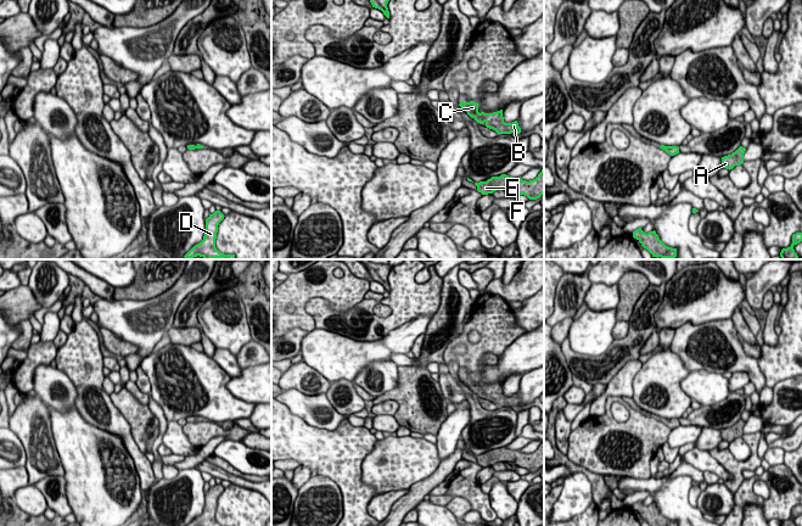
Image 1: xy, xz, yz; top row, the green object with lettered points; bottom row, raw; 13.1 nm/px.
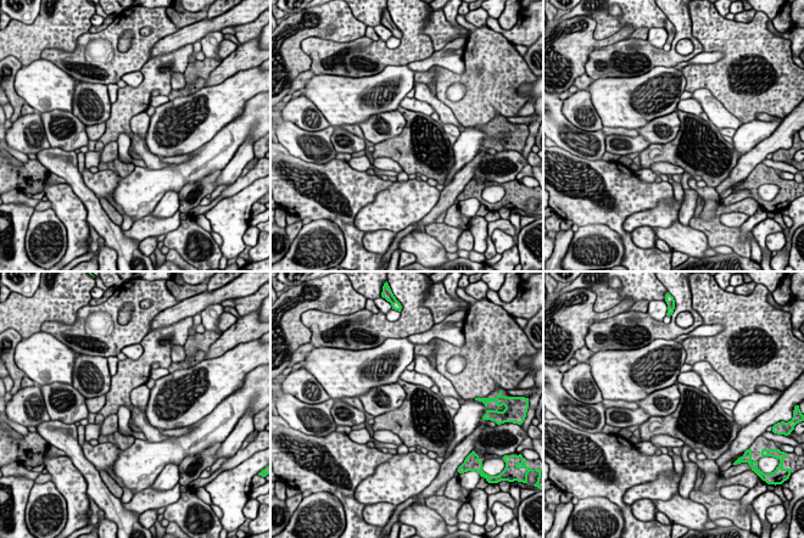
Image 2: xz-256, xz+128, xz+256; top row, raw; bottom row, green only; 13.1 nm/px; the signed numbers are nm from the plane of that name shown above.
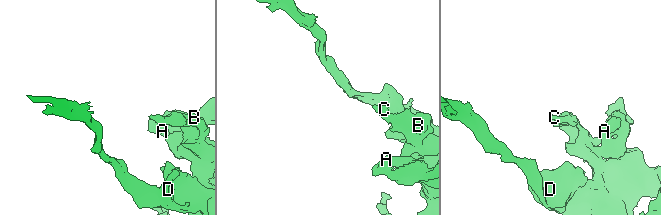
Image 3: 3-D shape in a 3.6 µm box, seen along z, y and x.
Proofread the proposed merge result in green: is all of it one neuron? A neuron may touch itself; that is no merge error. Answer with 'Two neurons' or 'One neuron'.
One neuron

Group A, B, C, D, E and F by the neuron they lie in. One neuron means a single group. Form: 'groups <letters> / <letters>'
groups A B C D E F

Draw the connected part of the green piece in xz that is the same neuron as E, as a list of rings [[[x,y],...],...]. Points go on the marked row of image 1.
[[[544,170],[533,180],[526,181],[520,178],[512,178],[506,174],[492,177],[487,181],[473,183],[477,191],[482,195],[493,194],[497,190],[514,189],[517,194],[527,196],[529,200],[537,200],[544,194]]]

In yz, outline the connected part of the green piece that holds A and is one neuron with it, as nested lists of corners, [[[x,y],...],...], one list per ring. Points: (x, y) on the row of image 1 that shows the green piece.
[[[740,146],[735,152],[731,155],[722,157],[722,167],[727,169],[733,169],[735,166],[740,166],[744,163],[744,153],[746,149]]]

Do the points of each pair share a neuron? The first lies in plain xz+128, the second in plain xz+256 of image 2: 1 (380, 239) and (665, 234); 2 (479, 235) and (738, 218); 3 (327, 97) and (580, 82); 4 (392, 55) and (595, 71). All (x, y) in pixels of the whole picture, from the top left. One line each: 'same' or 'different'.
1: different
2: different
3: different
4: same

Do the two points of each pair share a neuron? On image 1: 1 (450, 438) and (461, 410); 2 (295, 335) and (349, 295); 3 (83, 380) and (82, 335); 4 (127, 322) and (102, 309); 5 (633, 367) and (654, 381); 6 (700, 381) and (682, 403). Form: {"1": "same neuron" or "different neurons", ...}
{"1": "same neuron", "2": "different neurons", "3": "same neuron", "4": "same neuron", "5": "different neurons", "6": "different neurons"}

